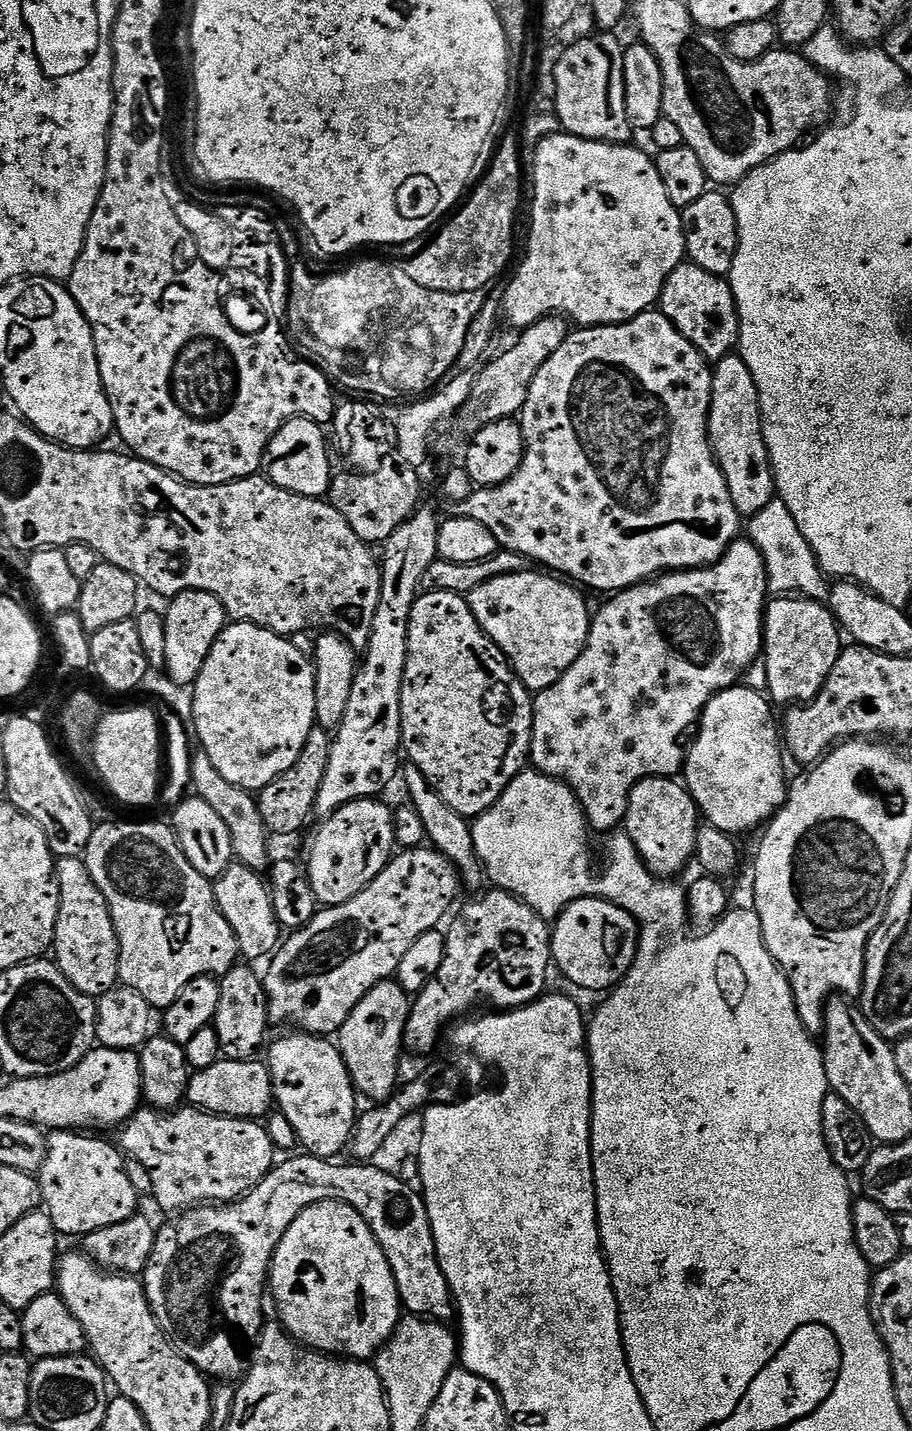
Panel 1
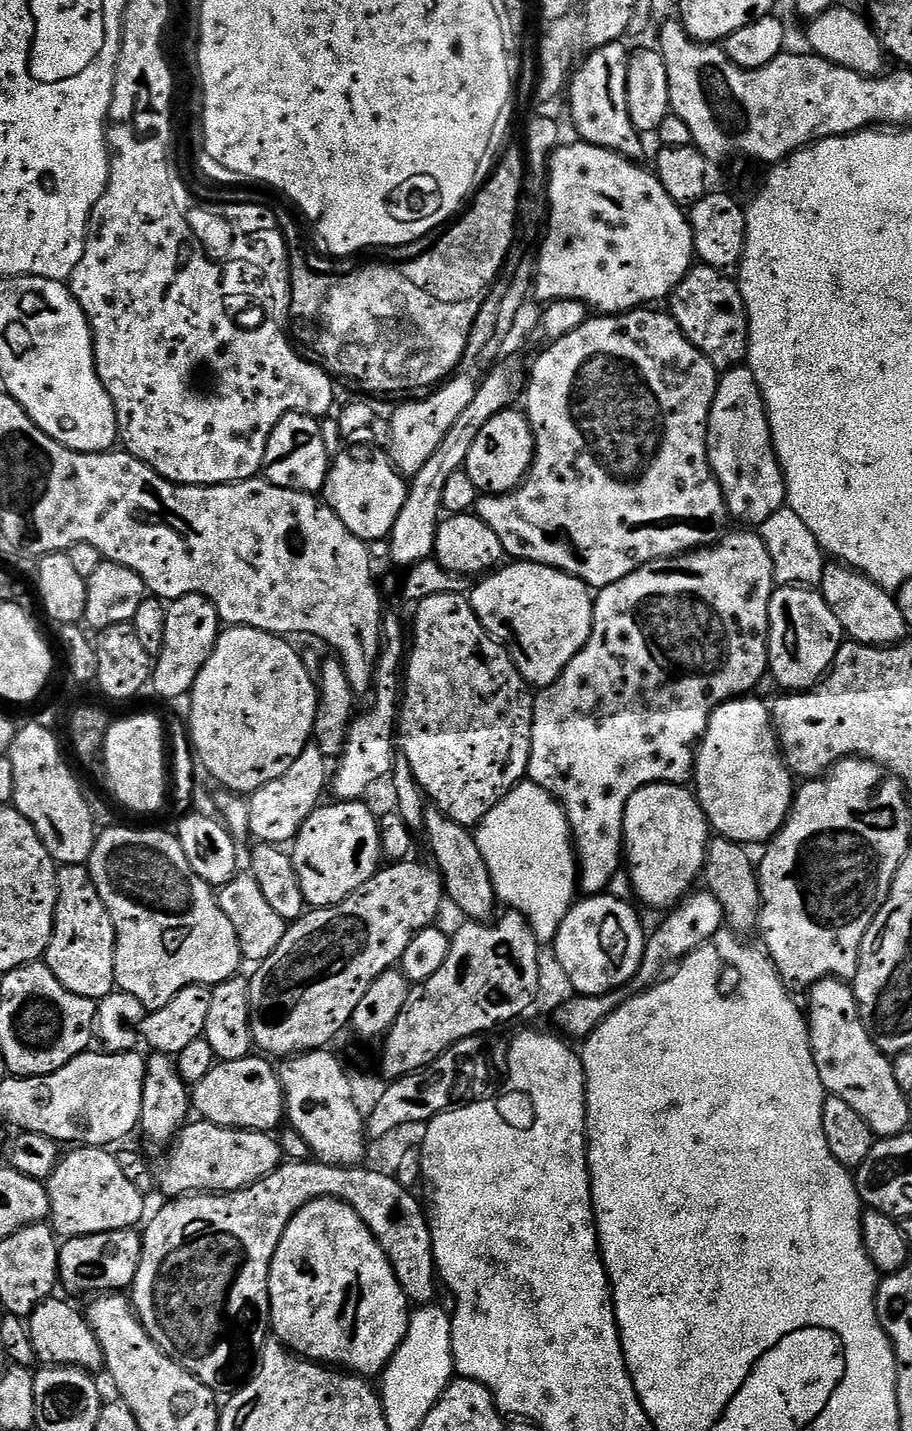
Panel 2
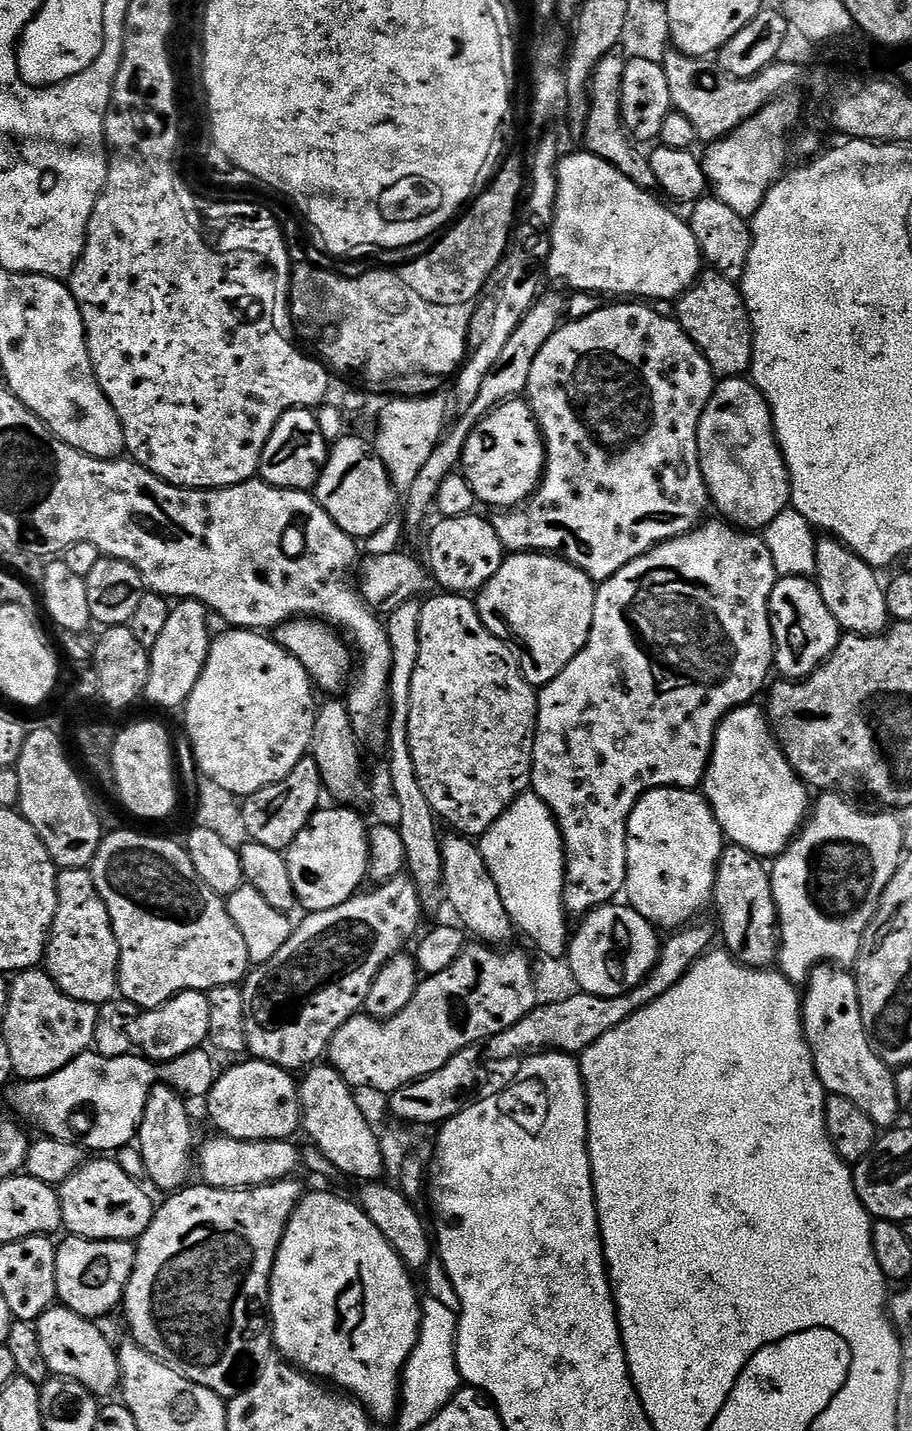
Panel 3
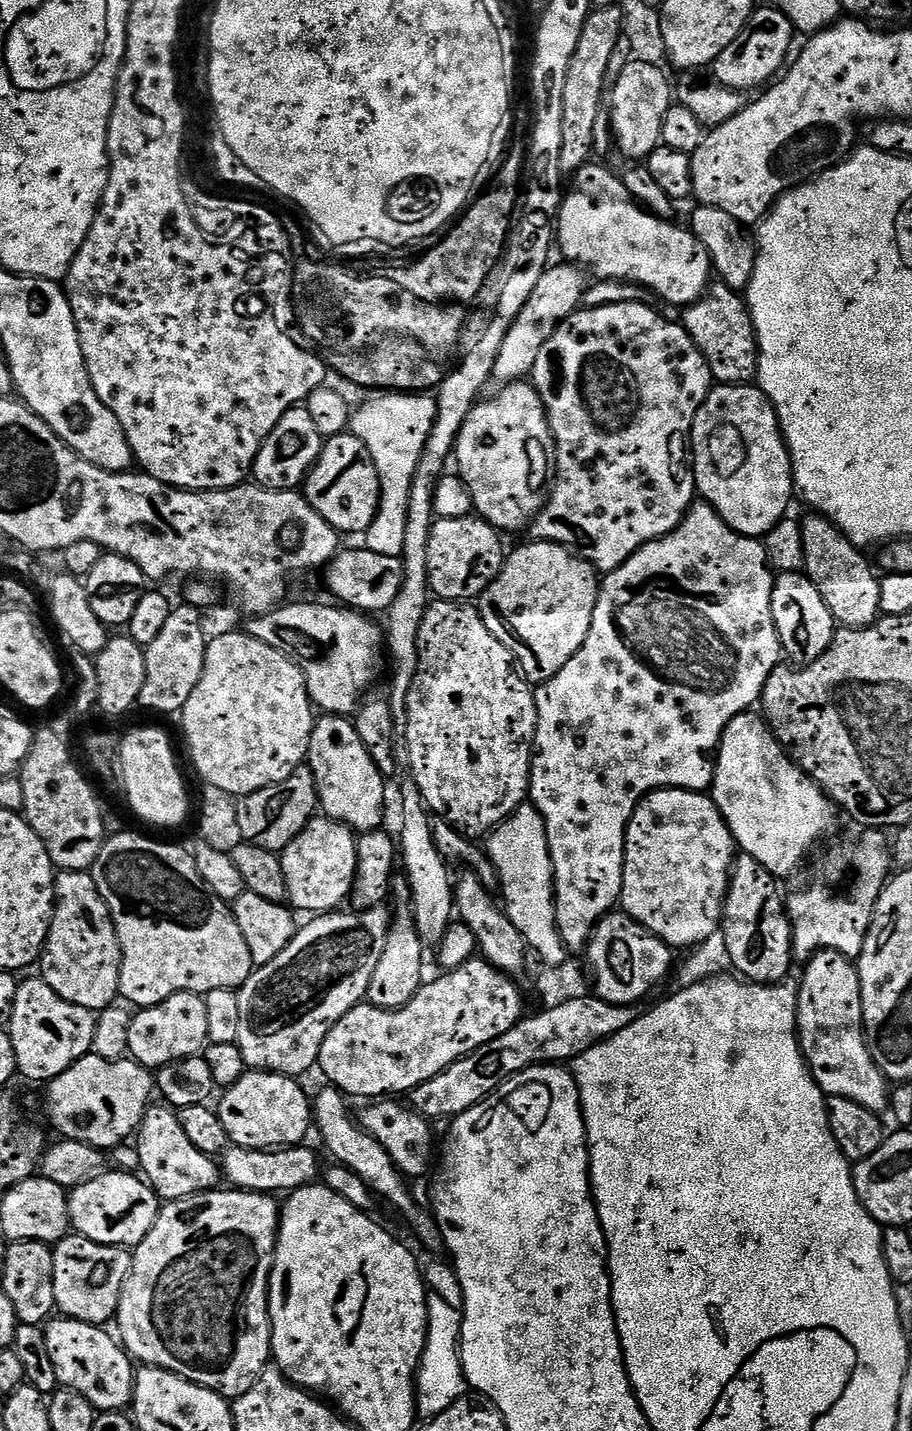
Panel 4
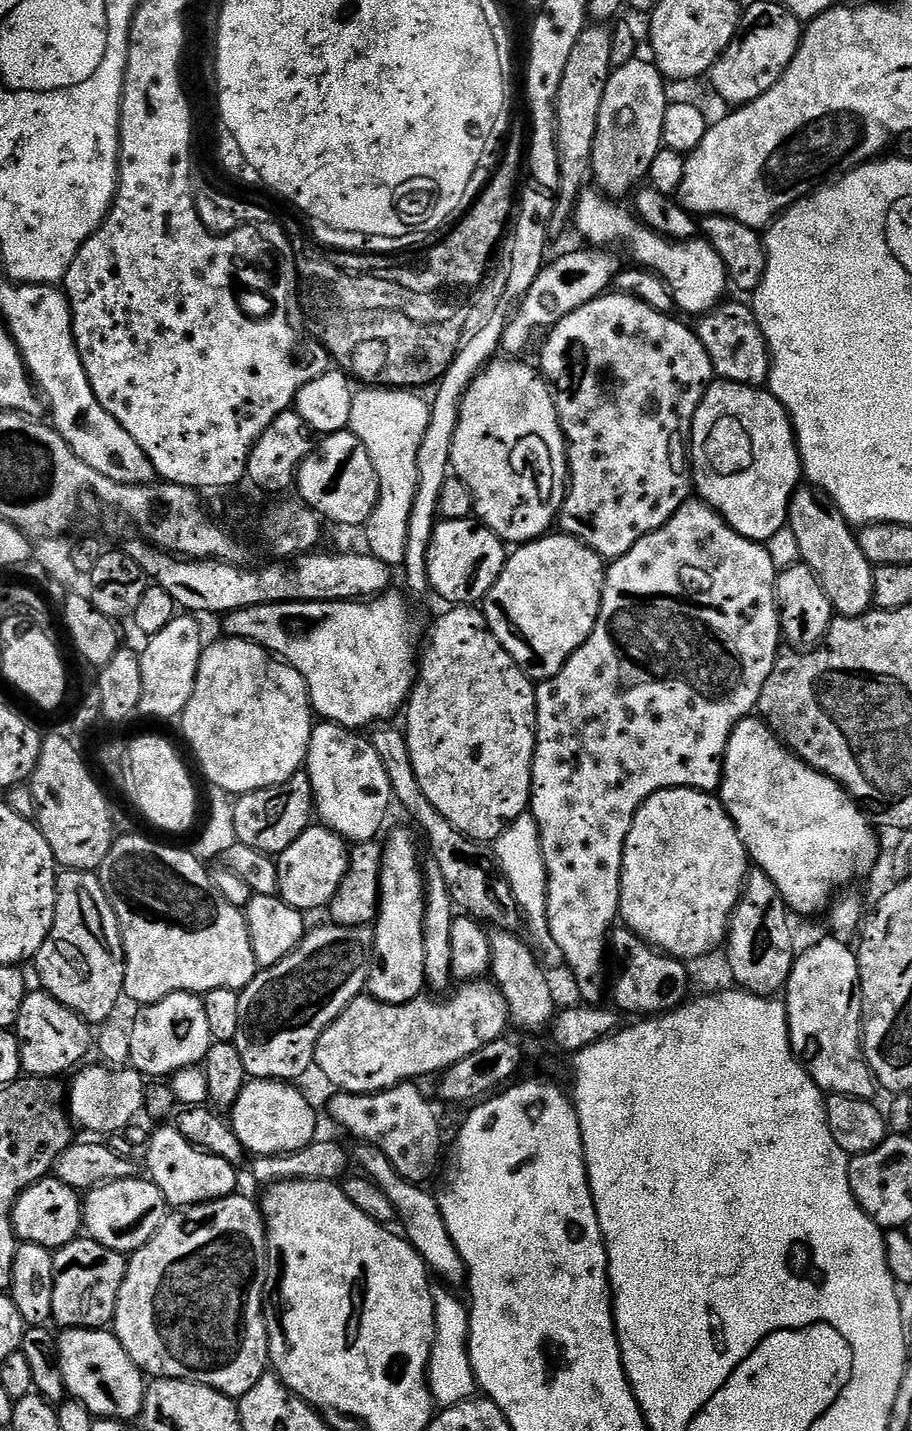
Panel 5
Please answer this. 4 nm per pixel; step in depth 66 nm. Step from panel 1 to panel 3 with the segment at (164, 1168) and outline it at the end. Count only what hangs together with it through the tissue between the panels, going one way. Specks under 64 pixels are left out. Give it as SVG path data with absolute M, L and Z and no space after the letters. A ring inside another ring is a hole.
M219 1134L213 1135L213 1140L208 1140L204 1145L199 1145L198 1148L198 1176L203 1183L207 1184L209 1188L257 1188L263 1184L273 1184L275 1180L286 1180L293 1175L295 1168L301 1167L301 1149L294 1146L292 1140L239 1140L238 1138L230 1138L229 1136L222 1136Z

